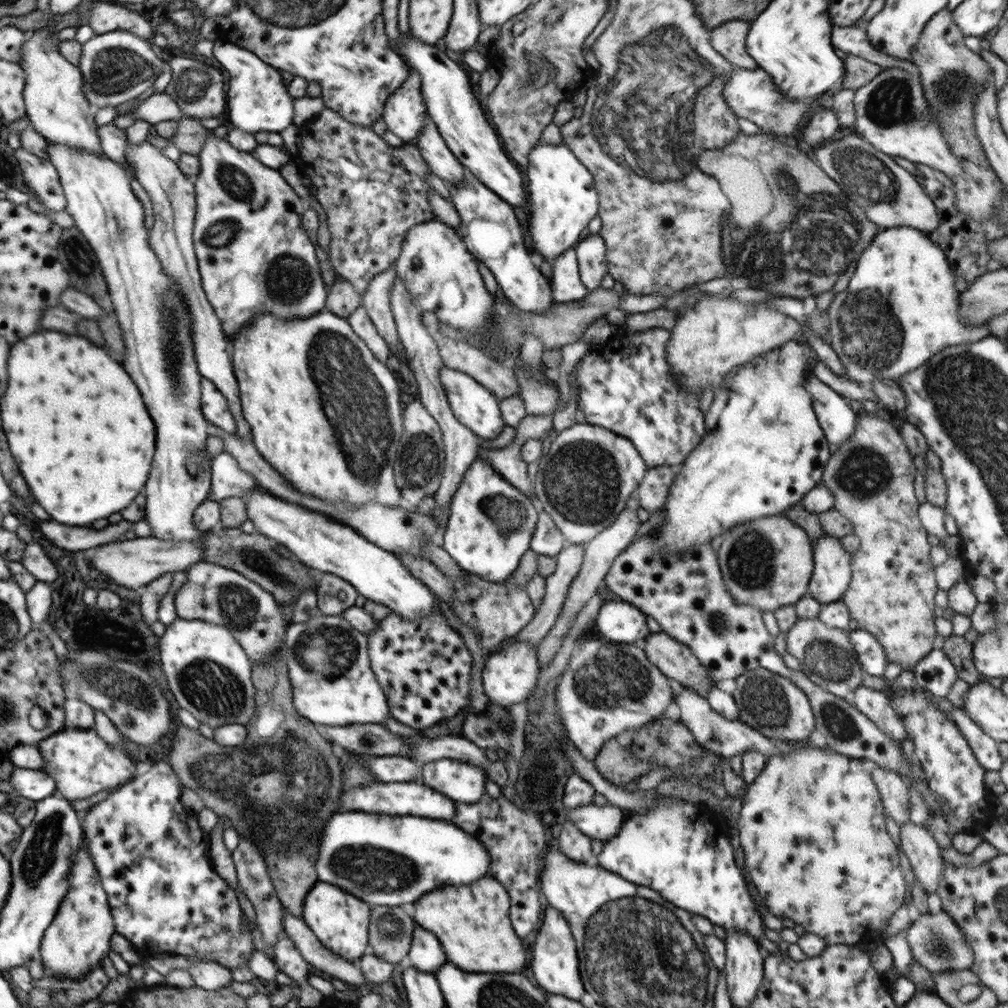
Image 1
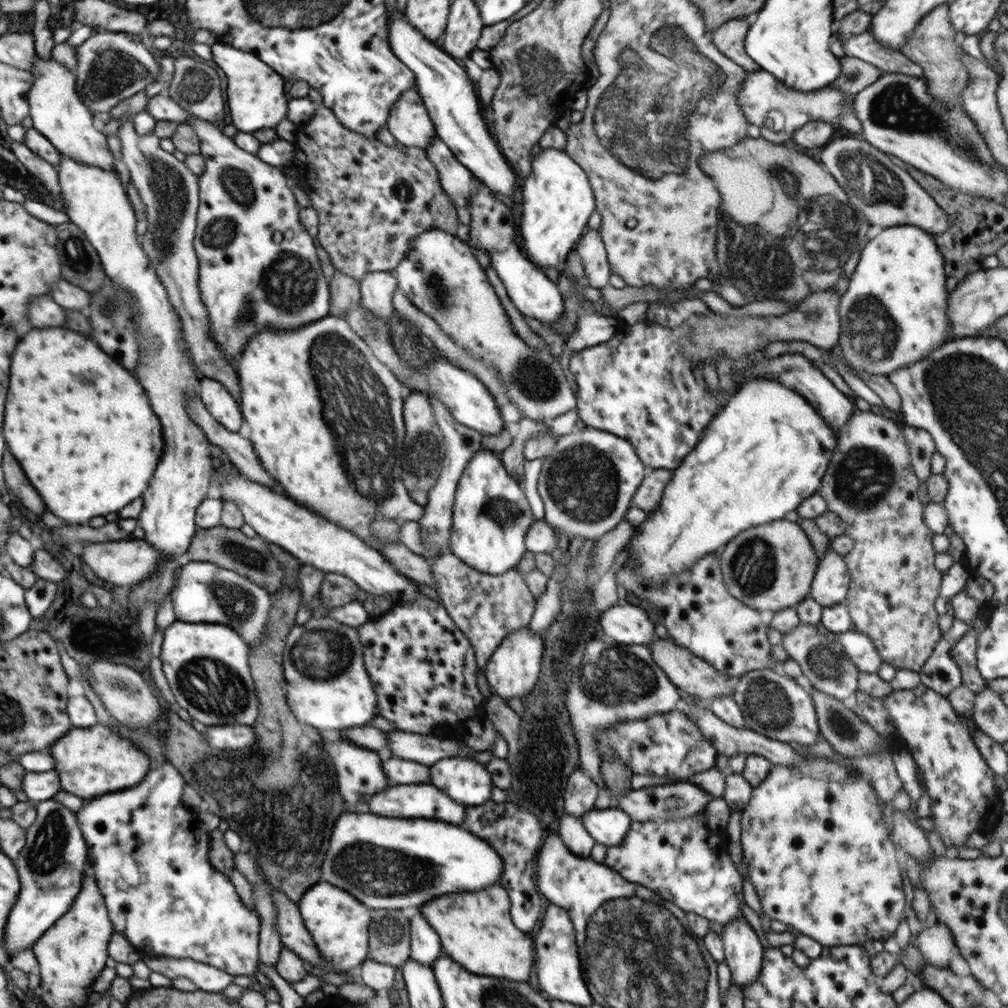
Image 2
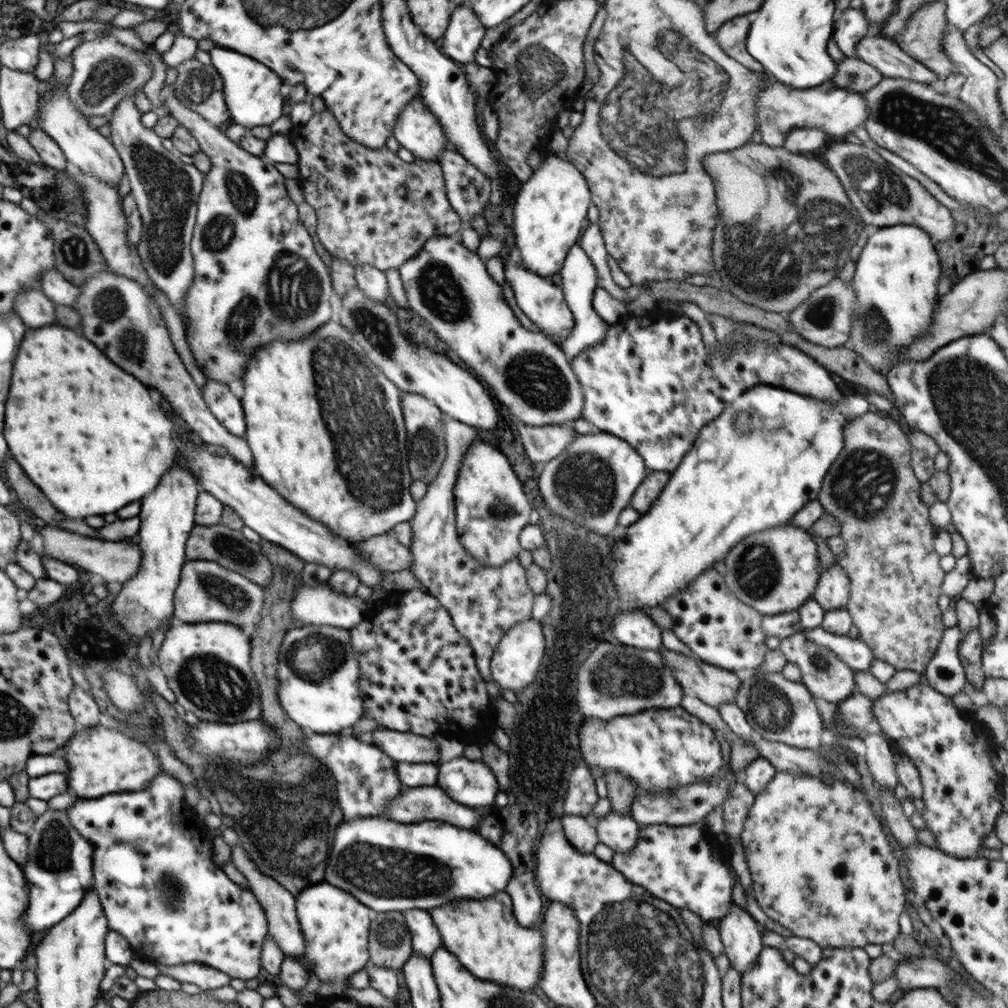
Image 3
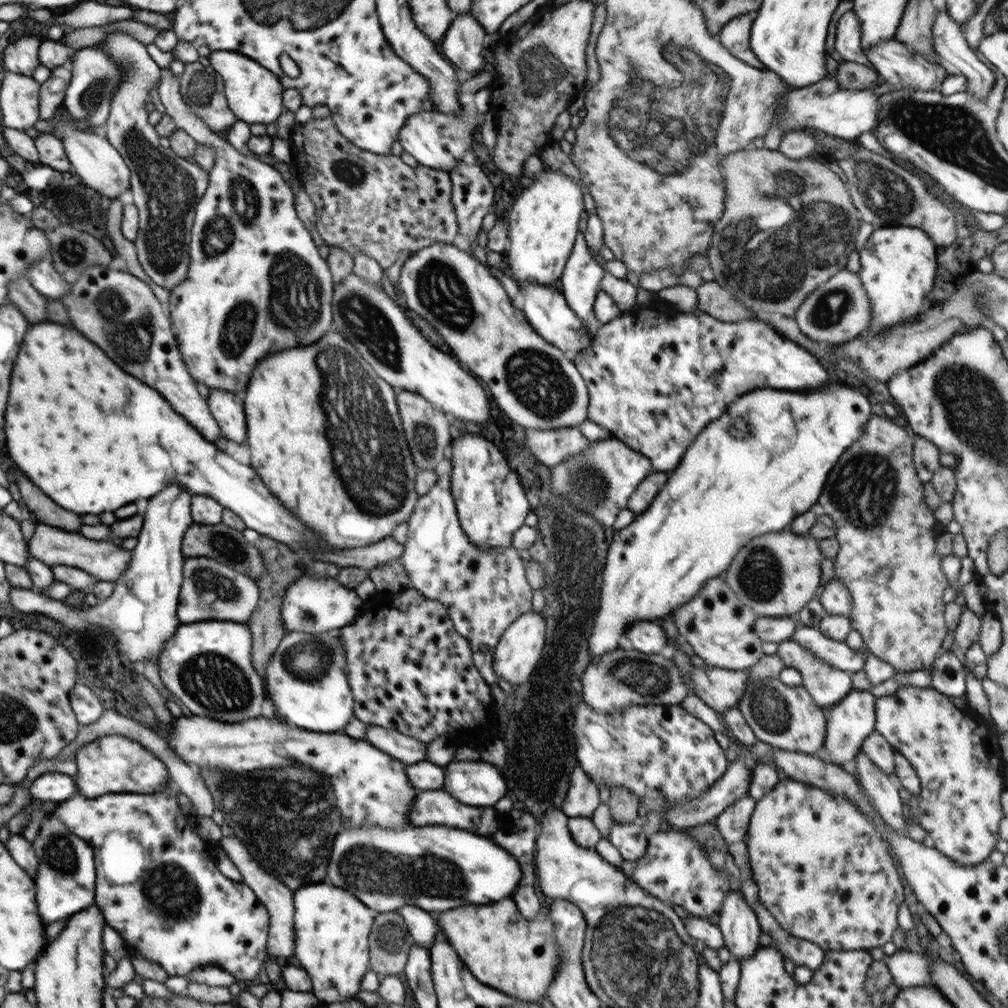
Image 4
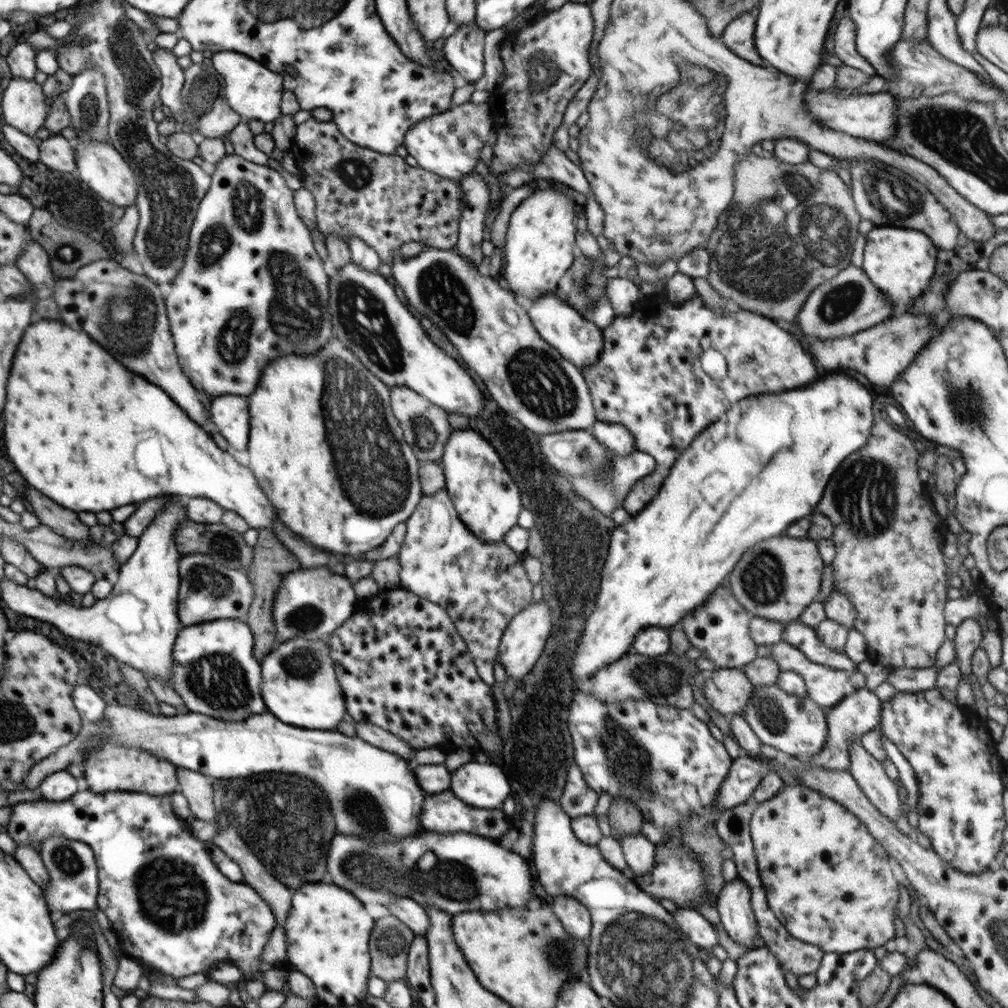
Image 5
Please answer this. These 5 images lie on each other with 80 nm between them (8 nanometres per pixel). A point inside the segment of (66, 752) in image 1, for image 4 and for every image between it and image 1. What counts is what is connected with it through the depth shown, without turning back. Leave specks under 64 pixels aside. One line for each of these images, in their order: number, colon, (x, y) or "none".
2: (91, 762)
3: (102, 760)
4: (113, 763)

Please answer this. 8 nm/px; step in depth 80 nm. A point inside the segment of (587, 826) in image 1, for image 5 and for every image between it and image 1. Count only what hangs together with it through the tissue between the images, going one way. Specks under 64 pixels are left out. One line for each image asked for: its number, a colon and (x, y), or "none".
2: (609, 827)
3: (619, 832)
4: (631, 840)
5: (638, 852)

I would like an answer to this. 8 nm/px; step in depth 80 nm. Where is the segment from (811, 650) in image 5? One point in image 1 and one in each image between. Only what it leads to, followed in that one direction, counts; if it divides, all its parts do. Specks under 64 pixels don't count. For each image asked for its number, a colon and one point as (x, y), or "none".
1: (871, 655)
2: (860, 650)
3: (853, 652)
4: (837, 653)

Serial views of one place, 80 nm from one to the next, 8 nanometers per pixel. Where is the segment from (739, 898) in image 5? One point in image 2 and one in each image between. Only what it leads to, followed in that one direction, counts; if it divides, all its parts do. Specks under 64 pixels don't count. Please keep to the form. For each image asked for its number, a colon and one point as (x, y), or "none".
2: (743, 951)
3: (742, 942)
4: (738, 923)

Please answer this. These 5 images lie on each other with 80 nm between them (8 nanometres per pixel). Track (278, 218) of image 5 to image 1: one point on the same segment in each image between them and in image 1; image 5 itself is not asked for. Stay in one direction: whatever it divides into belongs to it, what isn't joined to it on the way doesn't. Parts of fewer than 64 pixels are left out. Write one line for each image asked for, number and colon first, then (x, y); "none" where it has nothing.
1: (254, 257)
2: (258, 266)
3: (257, 277)
4: (255, 276)

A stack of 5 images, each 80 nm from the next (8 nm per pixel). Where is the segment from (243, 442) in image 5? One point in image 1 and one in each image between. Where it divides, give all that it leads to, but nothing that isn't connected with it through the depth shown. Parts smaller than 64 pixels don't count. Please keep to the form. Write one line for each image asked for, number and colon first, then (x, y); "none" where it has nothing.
1: (214, 406)
2: (222, 405)
3: (220, 399)
4: (227, 408)

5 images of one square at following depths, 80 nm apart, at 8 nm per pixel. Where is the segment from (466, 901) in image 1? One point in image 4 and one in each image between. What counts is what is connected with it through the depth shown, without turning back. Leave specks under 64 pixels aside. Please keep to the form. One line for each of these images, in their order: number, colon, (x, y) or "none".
2: (476, 930)
3: (483, 935)
4: (519, 957)

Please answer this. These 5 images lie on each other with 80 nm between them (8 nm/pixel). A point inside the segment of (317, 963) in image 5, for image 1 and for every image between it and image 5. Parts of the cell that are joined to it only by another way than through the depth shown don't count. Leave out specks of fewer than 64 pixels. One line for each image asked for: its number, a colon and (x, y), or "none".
1: (340, 920)
2: (338, 922)
3: (335, 925)
4: (331, 926)

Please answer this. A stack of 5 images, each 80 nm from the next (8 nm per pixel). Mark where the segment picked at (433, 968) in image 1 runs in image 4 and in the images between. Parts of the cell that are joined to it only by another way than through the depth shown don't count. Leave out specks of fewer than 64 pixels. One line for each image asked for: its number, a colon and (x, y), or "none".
2: (426, 947)
3: (425, 937)
4: (422, 926)

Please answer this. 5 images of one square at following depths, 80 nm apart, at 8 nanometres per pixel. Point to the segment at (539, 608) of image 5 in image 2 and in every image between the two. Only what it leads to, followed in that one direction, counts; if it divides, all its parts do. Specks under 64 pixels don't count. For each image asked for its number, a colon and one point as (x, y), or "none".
2: (514, 668)
3: (517, 657)
4: (520, 647)

